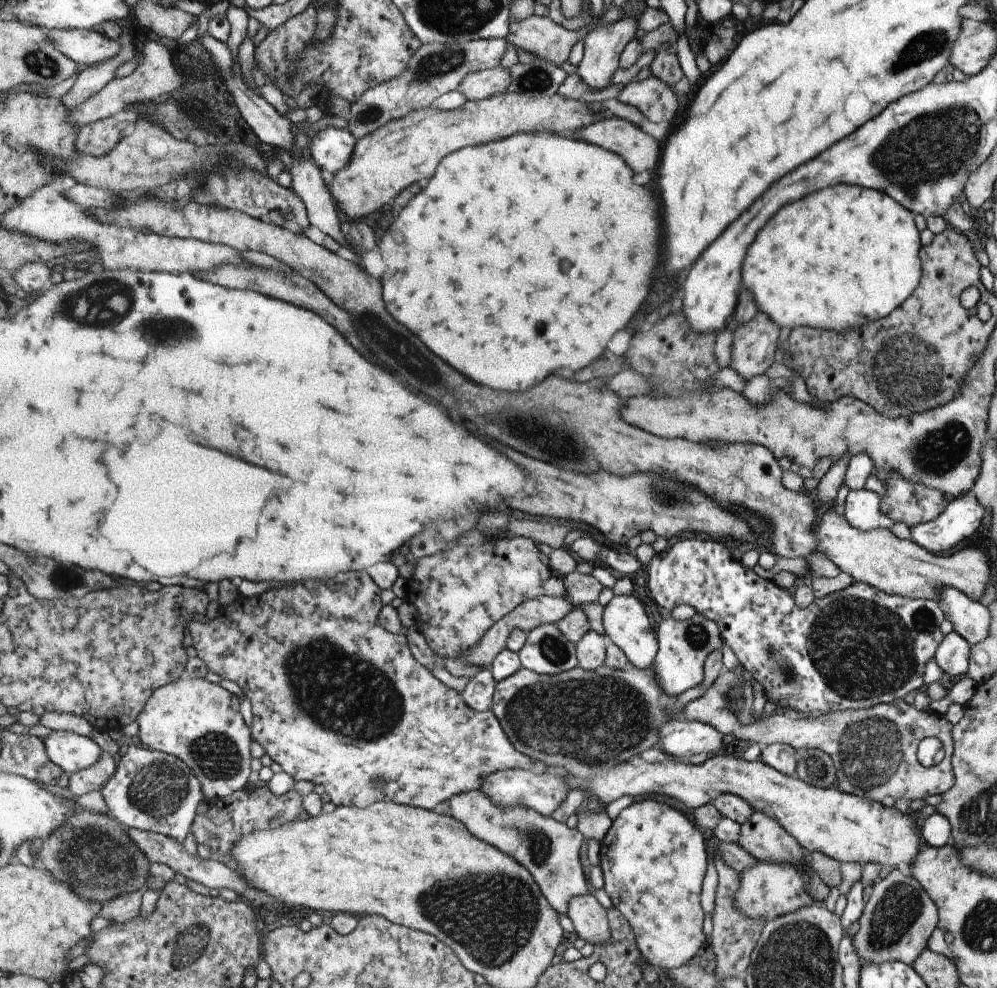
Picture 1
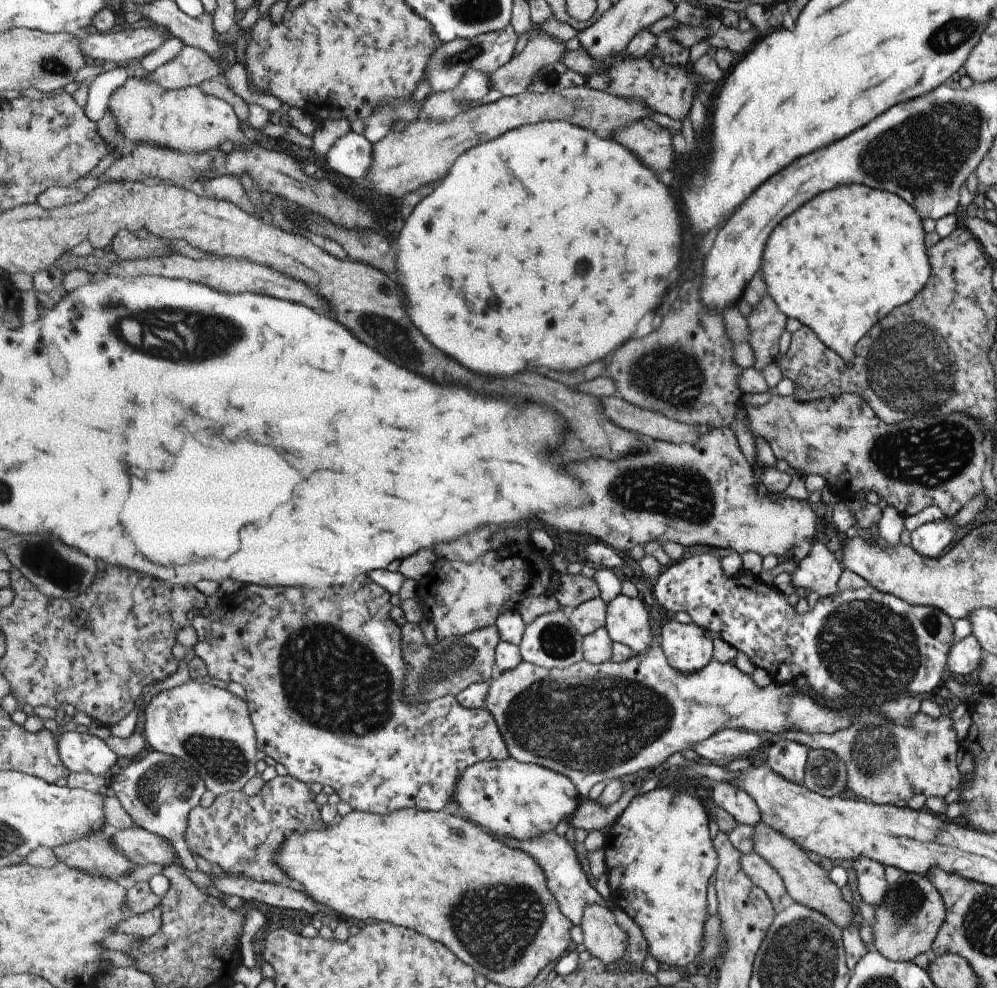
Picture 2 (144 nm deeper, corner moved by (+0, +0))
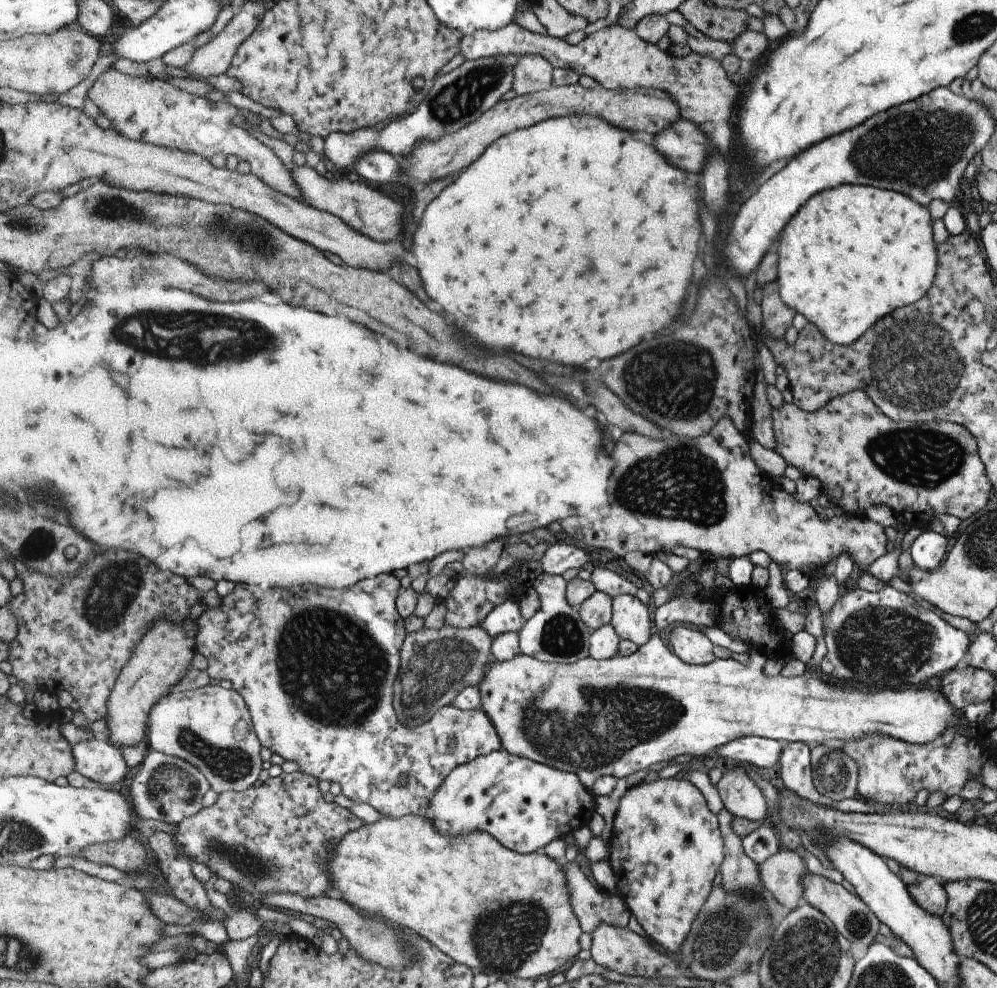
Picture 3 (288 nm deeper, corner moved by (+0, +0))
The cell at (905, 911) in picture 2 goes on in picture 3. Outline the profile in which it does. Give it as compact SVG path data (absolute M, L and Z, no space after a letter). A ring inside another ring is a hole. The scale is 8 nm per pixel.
M917 876L917 884L907 884L907 892L911 900L931 916L943 916L947 908L947 894L939 880Z

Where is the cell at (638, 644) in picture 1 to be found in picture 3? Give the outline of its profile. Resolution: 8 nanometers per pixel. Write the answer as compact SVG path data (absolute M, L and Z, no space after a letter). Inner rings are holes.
M623 594L611 600L611 628L619 640L629 640L637 648L647 644L653 636L651 620L645 604L641 604L635 596Z

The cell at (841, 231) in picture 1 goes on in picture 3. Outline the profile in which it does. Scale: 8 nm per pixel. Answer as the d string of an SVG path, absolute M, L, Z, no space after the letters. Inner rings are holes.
M843 184L831 190L823 190L813 194L803 208L787 222L787 226L783 228L781 240L779 240L779 248L777 252L777 294L781 298L781 302L791 308L795 314L801 314L809 324L813 324L819 334L829 340L829 344L833 346L851 346L855 340L861 338L861 334L865 334L867 330L873 328L873 324L877 324L877 320L881 320L885 314L893 312L893 310L903 310L909 308L913 302L917 302L921 296L927 294L927 290L933 284L935 278L935 268L937 268L937 256L935 256L935 242L933 242L933 220L929 216L929 210L925 206L919 206L915 200L911 200L905 194L893 192L893 190L877 190L871 186L851 186L851 184Z

